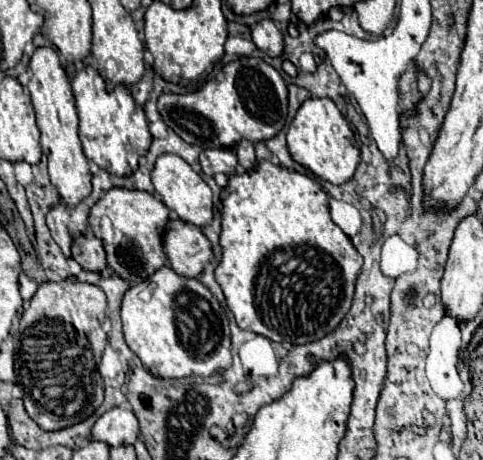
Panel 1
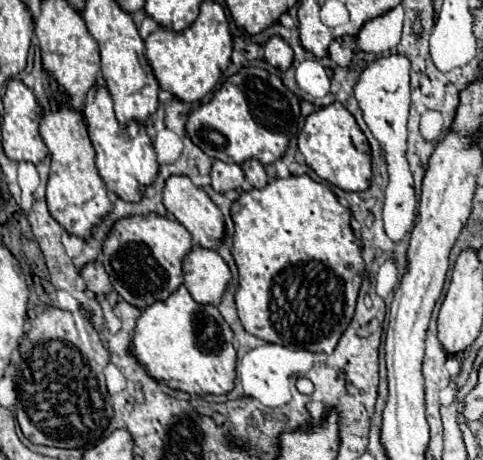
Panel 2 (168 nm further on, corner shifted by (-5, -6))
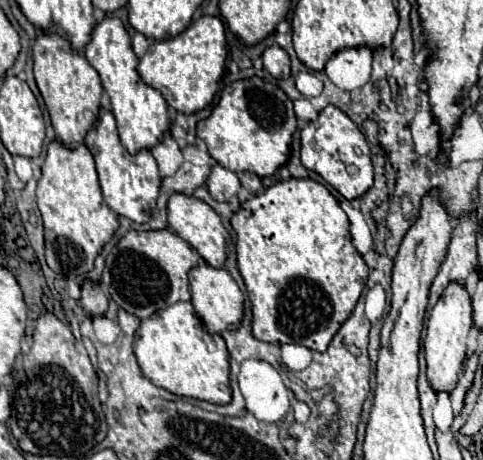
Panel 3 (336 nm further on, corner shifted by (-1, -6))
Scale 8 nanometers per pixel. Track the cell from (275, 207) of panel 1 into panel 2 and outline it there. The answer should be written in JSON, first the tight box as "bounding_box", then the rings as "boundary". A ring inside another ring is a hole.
{"bounding_box":[230,175,364,353],"boundary":[[[290,175],[288,179],[280,179],[280,177],[272,179],[264,189],[250,189],[250,191],[240,193],[240,197],[232,203],[230,213],[232,213],[232,221],[234,221],[234,229],[236,229],[232,257],[238,267],[238,291],[234,295],[234,303],[236,303],[242,327],[254,337],[260,337],[268,343],[284,345],[288,349],[306,349],[312,353],[332,353],[336,343],[340,341],[340,335],[346,331],[348,323],[352,321],[356,297],[358,297],[358,289],[360,289],[362,273],[364,273],[364,259],[360,253],[360,245],[350,227],[350,217],[352,217],[350,209],[338,203],[336,195],[330,191],[330,187],[326,183],[318,183],[318,181],[310,179],[308,175]]]}

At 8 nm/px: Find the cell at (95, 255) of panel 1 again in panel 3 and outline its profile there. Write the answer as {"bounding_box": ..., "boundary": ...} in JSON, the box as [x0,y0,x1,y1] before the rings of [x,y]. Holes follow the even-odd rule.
{"bounding_box":[80,281,108,317],"boundary":[[[86,281],[86,283],[82,285],[82,297],[80,297],[80,303],[82,303],[84,311],[90,313],[92,317],[104,315],[106,309],[108,309],[108,299],[106,299],[102,287],[96,285],[96,283],[90,283],[90,281]]]}

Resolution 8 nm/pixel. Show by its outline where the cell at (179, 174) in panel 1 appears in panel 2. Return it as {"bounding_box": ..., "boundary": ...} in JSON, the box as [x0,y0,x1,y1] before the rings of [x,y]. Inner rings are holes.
{"bounding_box":[164,175,224,249],"boundary":[[[170,175],[166,179],[164,185],[164,207],[166,211],[176,217],[192,235],[192,239],[196,241],[196,245],[204,247],[204,249],[216,249],[222,241],[224,235],[224,219],[220,209],[212,203],[212,199],[208,197],[208,193],[202,187],[196,187],[190,177],[186,175]]]}

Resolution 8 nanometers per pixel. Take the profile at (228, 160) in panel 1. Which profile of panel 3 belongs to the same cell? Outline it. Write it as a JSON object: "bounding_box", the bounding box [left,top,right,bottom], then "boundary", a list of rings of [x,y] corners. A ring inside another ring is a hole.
{"bounding_box":[208,165,240,201],"boundary":[[[216,165],[208,177],[208,191],[216,201],[230,201],[240,191],[240,181],[234,171]]]}

